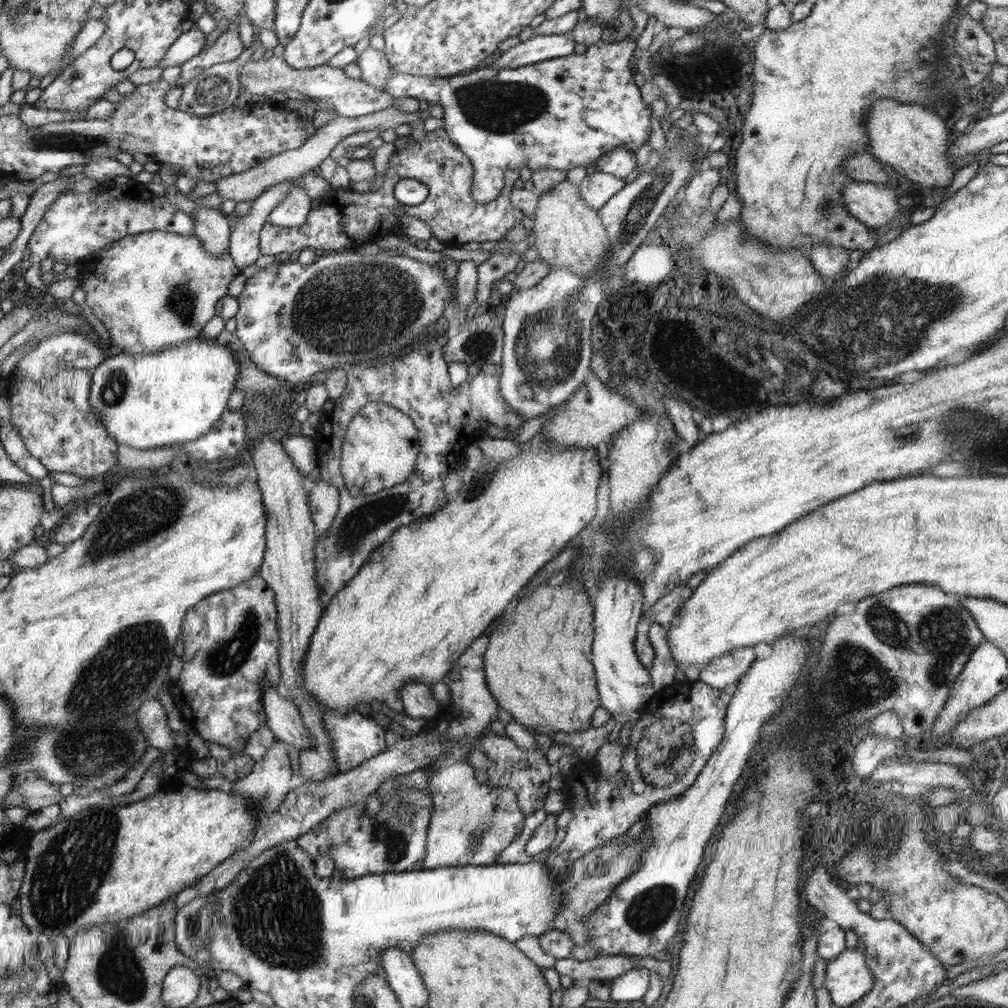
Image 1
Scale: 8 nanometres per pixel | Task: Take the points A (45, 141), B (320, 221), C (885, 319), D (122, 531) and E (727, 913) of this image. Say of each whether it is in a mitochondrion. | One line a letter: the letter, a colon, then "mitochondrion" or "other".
A: mitochondrion
B: other
C: mitochondrion
D: mitochondrion
E: other

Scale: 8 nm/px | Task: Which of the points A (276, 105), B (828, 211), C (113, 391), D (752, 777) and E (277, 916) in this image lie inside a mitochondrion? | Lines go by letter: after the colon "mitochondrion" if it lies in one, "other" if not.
A: other
B: mitochondrion
C: mitochondrion
D: other
E: mitochondrion

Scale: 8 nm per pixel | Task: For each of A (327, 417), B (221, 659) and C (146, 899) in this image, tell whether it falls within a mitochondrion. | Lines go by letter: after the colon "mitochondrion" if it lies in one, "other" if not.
A: other
B: mitochondrion
C: other

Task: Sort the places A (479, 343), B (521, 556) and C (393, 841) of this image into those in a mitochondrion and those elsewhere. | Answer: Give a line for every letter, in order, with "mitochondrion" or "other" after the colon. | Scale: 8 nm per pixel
A: mitochondrion
B: other
C: mitochondrion

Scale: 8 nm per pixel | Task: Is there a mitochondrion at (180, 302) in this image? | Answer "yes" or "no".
yes

